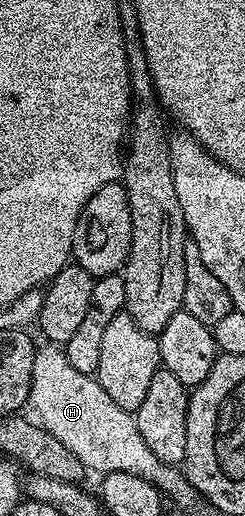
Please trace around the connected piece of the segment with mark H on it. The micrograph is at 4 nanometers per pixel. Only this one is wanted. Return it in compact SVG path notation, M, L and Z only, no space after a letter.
M43 344L36 349L29 406L35 409L34 417L39 425L57 436L57 440L61 440L61 444L65 444L88 471L99 470L100 475L133 472L133 476L141 476L141 480L153 483L168 499L196 497L182 469L167 466L149 452L149 444L145 444L137 428L134 413L117 408L105 388L101 388L98 378L77 372L77 368L69 364L66 349L55 344Z

